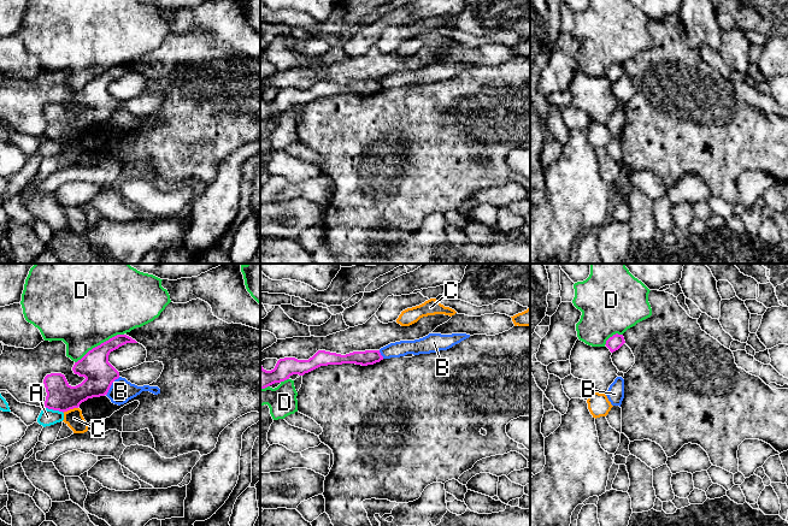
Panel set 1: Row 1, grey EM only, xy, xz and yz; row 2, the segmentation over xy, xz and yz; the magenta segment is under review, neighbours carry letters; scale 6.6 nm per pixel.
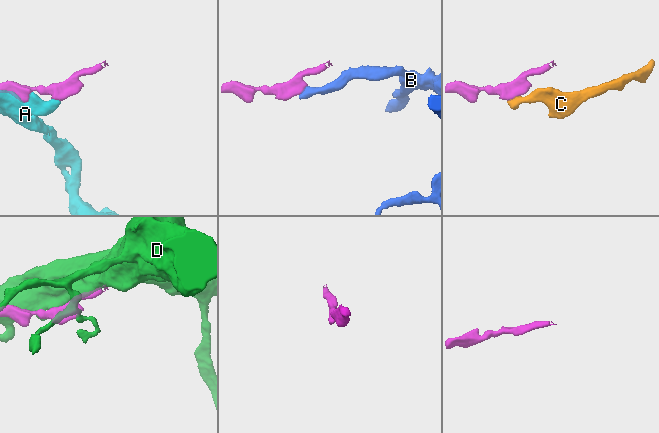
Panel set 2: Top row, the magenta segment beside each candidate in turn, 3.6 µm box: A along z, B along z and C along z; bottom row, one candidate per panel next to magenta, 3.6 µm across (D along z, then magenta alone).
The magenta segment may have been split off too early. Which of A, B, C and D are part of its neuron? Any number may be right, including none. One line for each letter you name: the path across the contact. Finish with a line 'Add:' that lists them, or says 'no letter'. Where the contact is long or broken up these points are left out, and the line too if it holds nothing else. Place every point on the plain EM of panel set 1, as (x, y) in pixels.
Add: no letter

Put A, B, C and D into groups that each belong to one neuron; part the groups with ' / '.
A / B C / D

